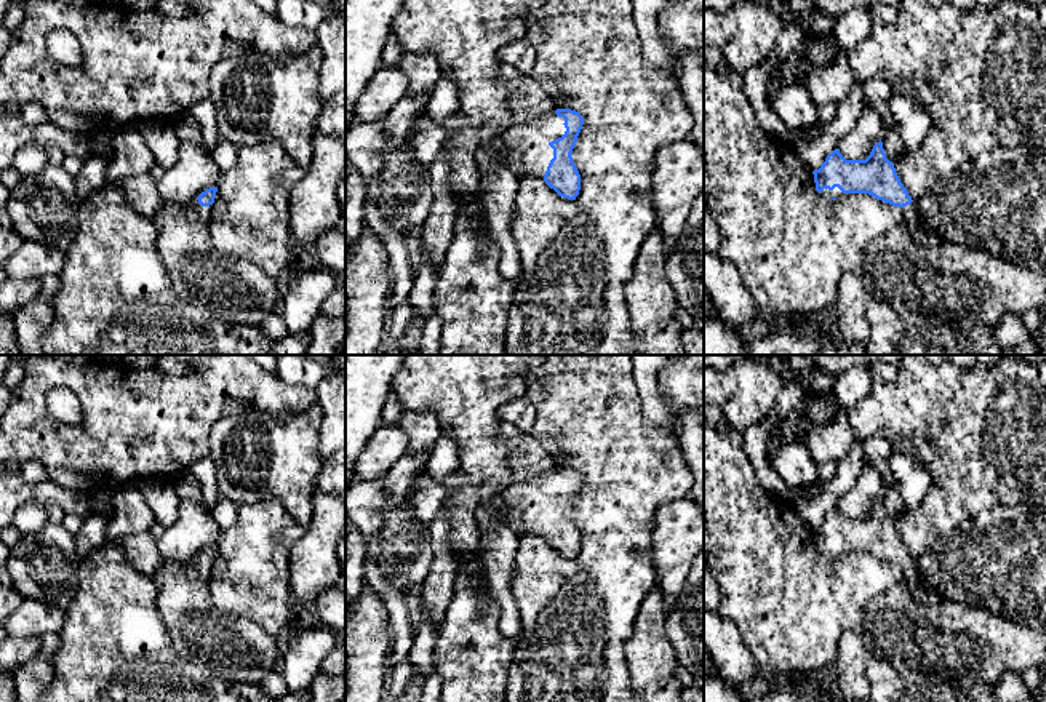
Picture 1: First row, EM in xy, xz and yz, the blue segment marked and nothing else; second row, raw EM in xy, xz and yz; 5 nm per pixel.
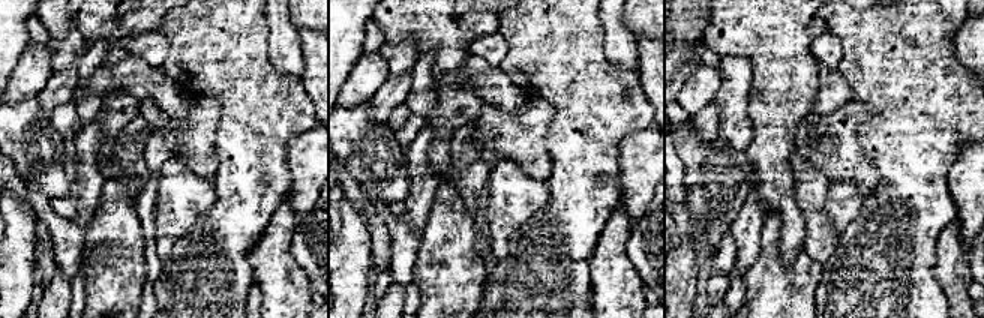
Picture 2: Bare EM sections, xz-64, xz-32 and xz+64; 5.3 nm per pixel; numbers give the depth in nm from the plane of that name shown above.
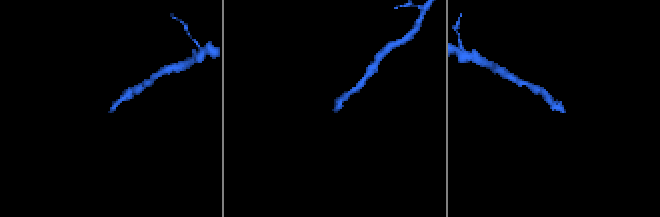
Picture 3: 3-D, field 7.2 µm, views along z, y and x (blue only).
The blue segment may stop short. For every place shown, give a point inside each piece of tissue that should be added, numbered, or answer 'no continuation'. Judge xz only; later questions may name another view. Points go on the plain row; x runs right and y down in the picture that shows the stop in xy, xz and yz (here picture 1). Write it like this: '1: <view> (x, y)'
1: xz (523, 506)

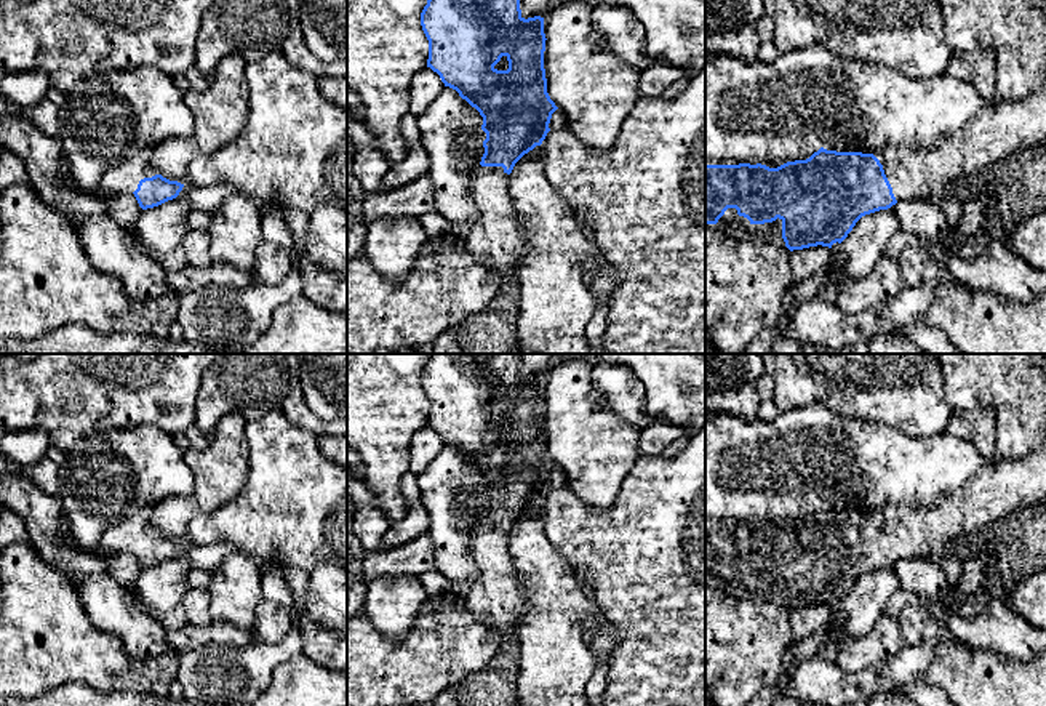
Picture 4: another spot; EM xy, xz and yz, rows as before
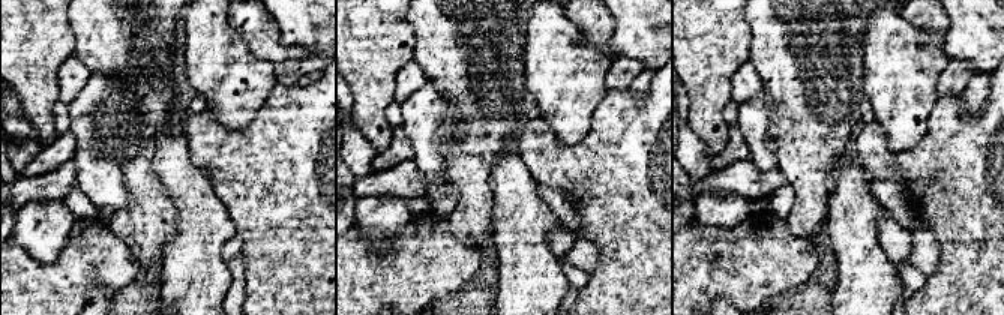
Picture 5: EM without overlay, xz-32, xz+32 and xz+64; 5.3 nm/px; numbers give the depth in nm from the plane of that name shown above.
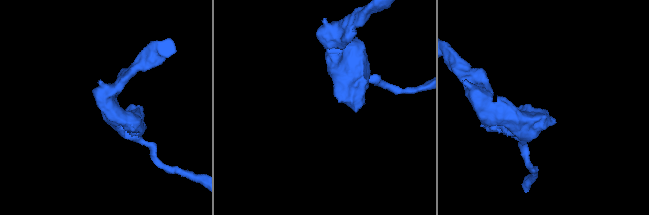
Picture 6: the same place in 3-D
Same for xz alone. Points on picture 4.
1: xz (498, 599)

